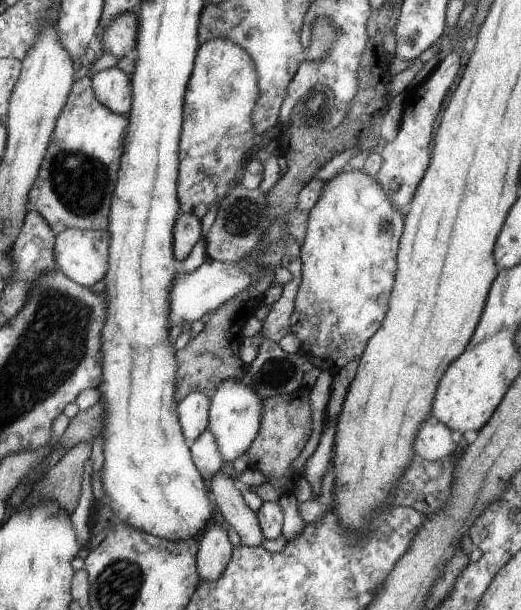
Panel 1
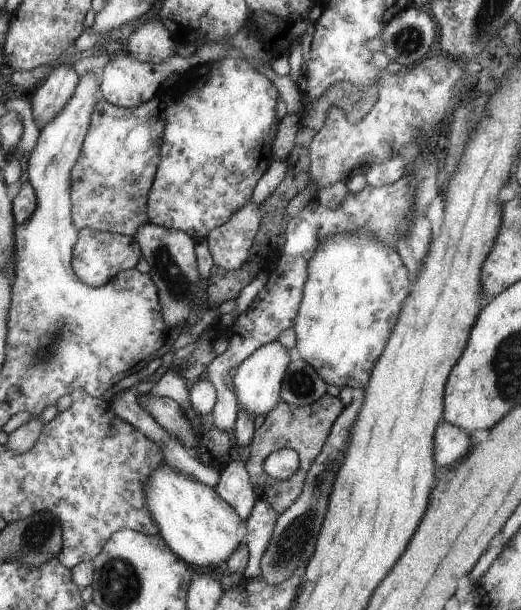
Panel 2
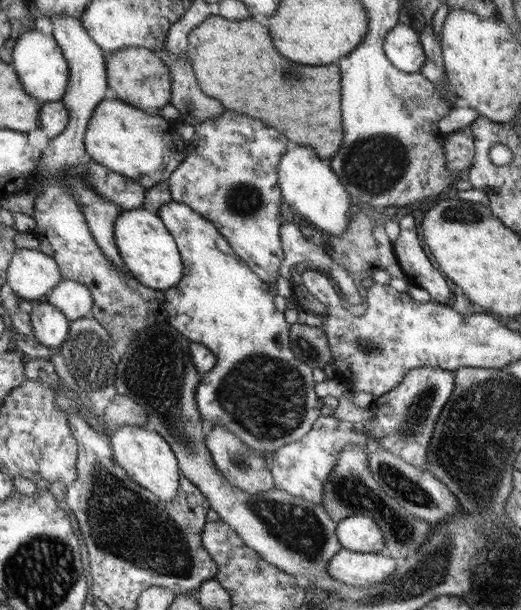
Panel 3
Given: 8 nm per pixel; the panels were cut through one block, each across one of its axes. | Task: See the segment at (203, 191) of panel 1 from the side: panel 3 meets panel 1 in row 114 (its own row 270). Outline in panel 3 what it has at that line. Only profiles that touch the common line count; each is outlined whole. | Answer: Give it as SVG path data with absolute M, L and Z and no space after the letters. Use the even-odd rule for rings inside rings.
M174 201L163 204L156 213L164 221L165 228L173 234L184 267L180 282L163 291L168 313L166 321L182 336L188 337L190 342L207 346L216 357L214 368L208 374L201 375L201 382L196 388L197 409L201 418L213 426L228 428L252 450L269 458L277 448L304 438L320 418L320 408L324 404L314 392L312 368L300 362L291 352L291 324L284 320L283 312L274 308L268 283L233 251L212 221L190 208L190 205Z

